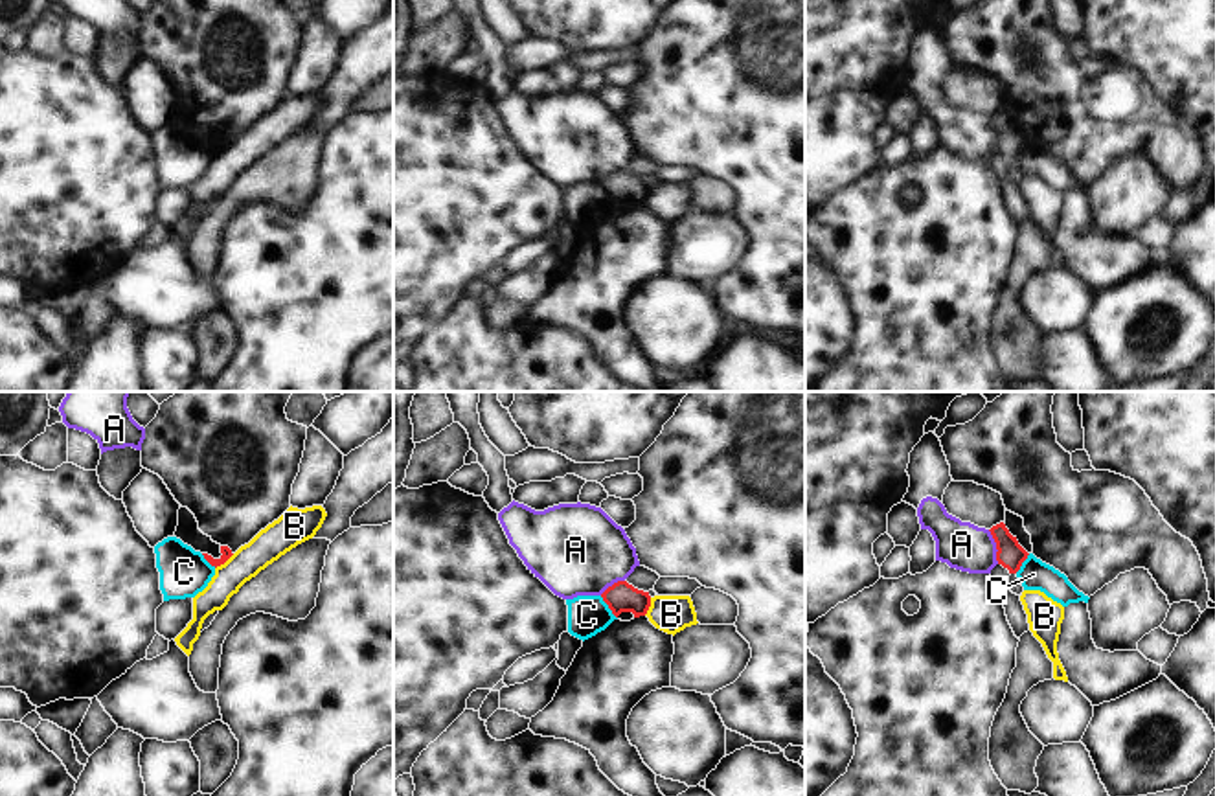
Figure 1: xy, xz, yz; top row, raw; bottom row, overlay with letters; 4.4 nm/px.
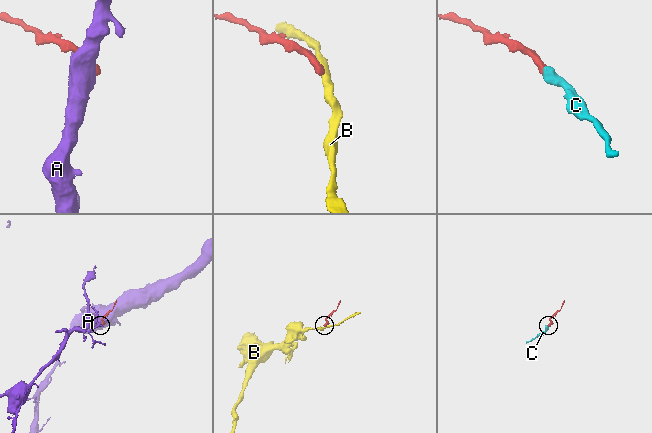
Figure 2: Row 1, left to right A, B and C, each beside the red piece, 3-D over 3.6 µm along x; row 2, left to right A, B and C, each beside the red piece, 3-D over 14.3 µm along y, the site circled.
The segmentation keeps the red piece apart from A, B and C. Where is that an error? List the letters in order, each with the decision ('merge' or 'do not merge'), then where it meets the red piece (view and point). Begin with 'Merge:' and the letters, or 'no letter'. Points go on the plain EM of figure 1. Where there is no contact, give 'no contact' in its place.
Merge: no letter
A: do not merge; meets red in yz at (997, 135)
B: do not merge; meets red in xy at (225, 149)
C: do not merge; meets red in xz at (609, 195)

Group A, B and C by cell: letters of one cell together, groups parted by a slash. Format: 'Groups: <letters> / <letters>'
Groups: A / B / C

